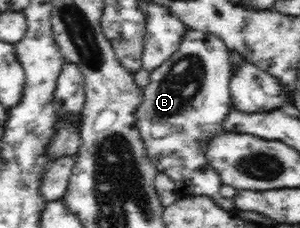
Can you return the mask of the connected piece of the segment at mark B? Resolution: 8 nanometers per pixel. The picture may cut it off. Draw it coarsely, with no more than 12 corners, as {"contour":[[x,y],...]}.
{"contour":[[187,28],[135,110],[179,197],[223,181],[201,143],[231,107],[230,50]]}

